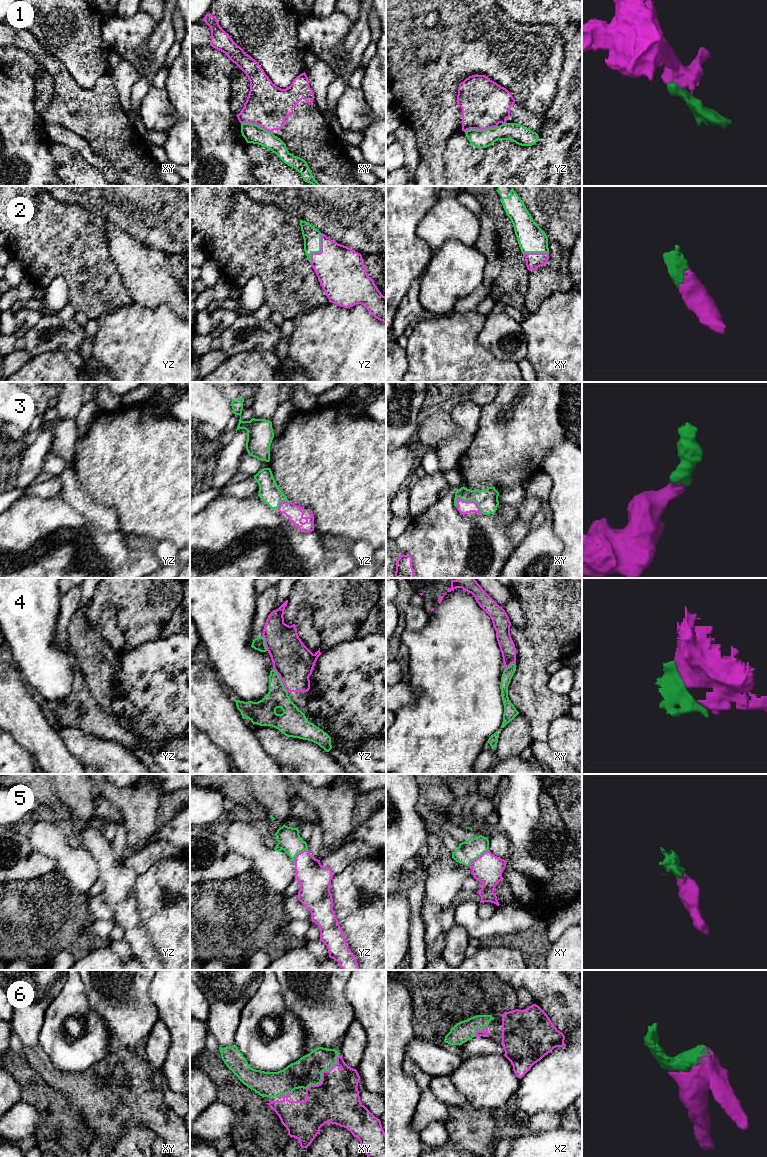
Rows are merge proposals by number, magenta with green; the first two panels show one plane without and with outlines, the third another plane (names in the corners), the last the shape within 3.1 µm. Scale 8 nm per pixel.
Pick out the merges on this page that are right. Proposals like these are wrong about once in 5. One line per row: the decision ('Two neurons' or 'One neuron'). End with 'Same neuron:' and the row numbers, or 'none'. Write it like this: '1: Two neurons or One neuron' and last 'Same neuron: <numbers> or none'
1: Two neurons
2: One neuron
3: One neuron
4: One neuron
5: One neuron
6: One neuron
Same neuron: 2, 3, 4, 5, 6

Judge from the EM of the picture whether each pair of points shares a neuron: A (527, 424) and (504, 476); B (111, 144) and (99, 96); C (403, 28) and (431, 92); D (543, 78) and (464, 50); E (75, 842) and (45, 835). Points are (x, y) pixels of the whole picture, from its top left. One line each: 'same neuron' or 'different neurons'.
A: same neuron
B: same neuron
C: same neuron
D: same neuron
E: different neurons

